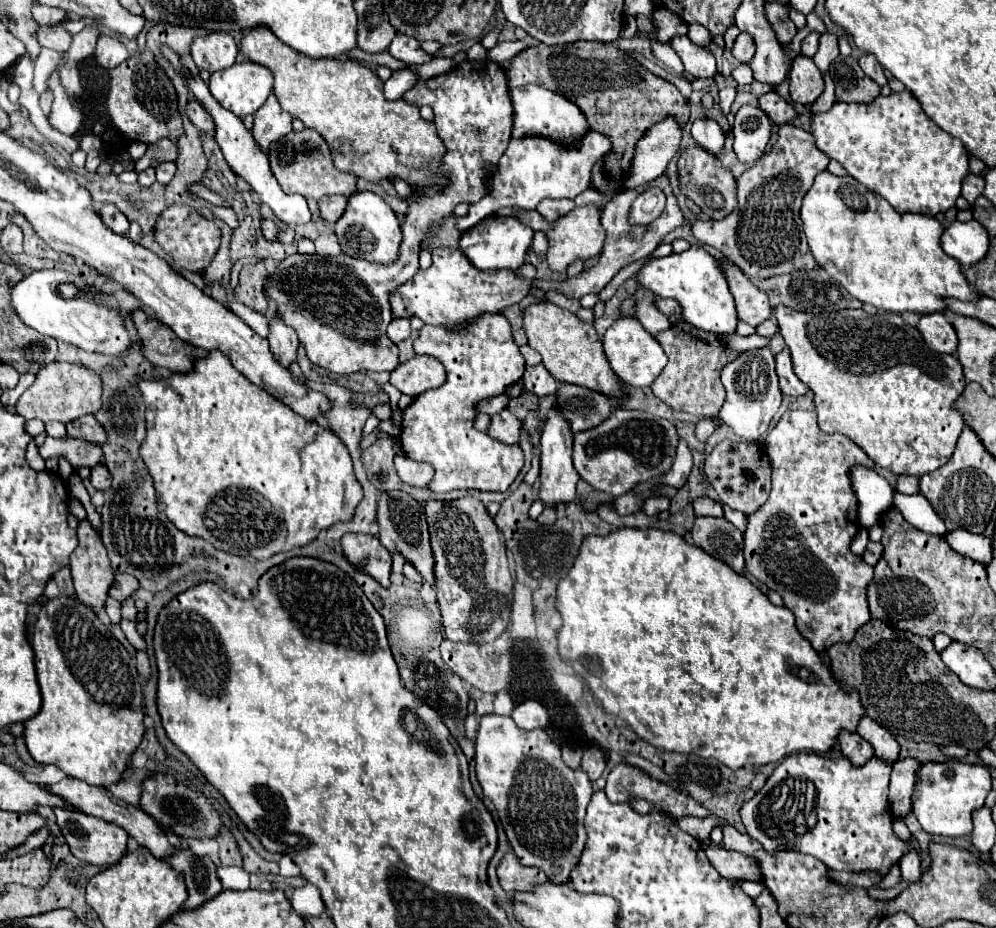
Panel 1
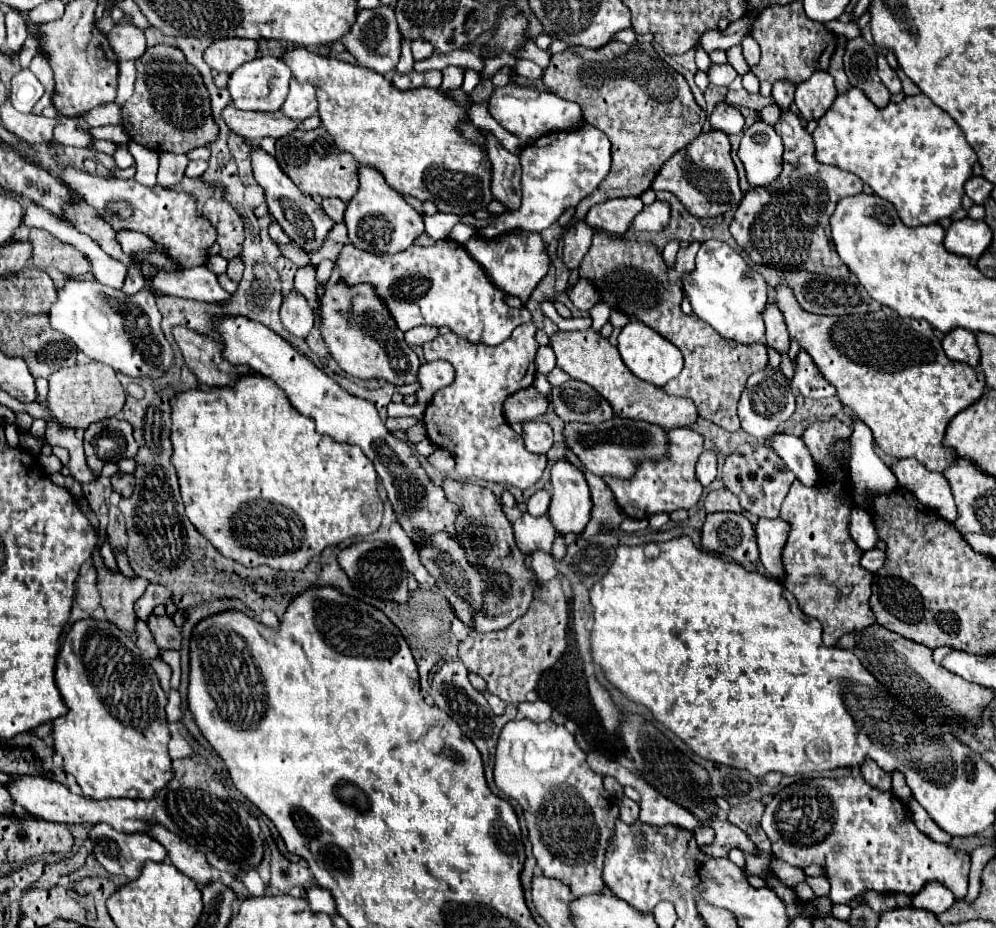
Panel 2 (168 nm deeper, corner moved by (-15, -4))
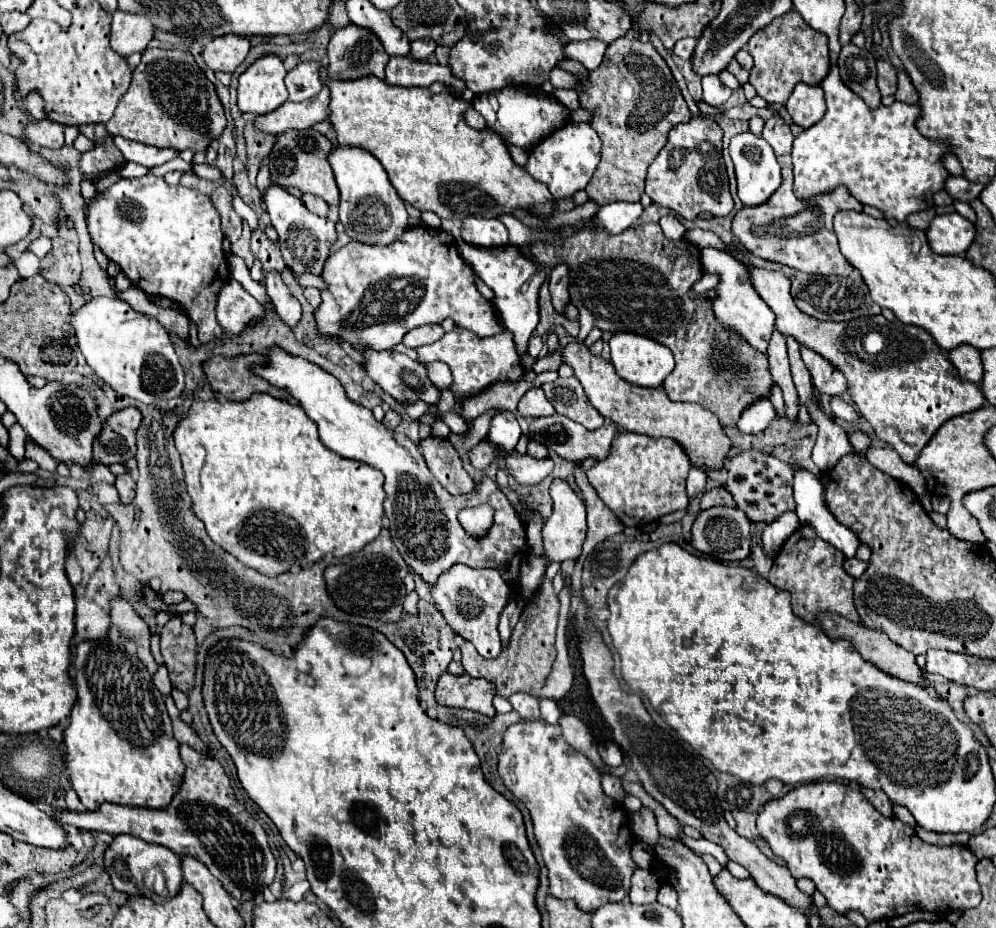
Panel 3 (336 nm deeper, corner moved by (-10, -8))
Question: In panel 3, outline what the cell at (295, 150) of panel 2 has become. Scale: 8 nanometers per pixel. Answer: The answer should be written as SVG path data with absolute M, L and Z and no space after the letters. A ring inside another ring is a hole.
M312 128L310 130L288 130L286 134L280 134L272 148L272 154L268 158L272 182L276 182L280 186L292 186L292 188L298 188L300 192L310 192L314 196L320 196L330 206L338 204L338 198L340 198L338 186L334 182L334 174L326 160L330 148L332 148L332 142Z

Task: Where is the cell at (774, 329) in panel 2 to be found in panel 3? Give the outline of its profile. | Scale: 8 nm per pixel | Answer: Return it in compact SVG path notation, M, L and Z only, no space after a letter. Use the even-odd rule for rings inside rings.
M780 332L772 334L770 346L768 346L768 360L770 360L772 378L784 394L786 418L790 422L796 422L798 420L798 408L800 408L800 396L798 396L796 386L794 386L792 376L790 376L790 364L788 364L788 354L786 354L786 338Z

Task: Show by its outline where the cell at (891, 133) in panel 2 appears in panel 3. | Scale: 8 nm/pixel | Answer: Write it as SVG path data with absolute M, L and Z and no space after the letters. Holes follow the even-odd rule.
M830 68L830 74L822 80L822 90L826 94L826 114L820 122L806 128L796 140L792 148L792 162L794 162L794 194L798 198L810 200L814 196L828 194L838 186L844 186L850 196L854 196L862 204L876 206L884 212L888 220L904 222L908 214L926 210L934 206L932 194L944 188L948 172L942 166L940 156L950 152L946 144L924 138L916 130L916 118L920 114L920 106L908 106L904 102L894 102L892 106L878 106L878 110L868 108L862 98L858 98L848 86L842 84L838 76L838 68Z

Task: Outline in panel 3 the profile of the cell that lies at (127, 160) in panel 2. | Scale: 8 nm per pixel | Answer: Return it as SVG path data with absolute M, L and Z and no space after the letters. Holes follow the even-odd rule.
M126 161L118 170L119 175L124 178L139 178L147 175L149 172L148 168L130 161Z

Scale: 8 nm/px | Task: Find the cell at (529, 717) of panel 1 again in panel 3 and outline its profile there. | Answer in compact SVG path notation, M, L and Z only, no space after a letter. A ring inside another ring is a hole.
M518 692L518 694L512 694L510 698L510 704L514 706L514 710L524 718L524 720L530 720L530 718L540 718L540 710L538 710L538 700L526 692Z

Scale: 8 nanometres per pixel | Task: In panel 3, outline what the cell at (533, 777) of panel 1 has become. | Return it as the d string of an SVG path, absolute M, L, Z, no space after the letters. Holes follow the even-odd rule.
M522 720L518 724L512 724L504 732L498 772L508 790L514 796L522 796L520 801L524 803L525 800L526 808L530 810L530 816L534 820L534 834L548 866L550 894L554 898L574 900L576 906L586 912L594 912L602 904L622 902L628 898L630 878L636 868L632 868L634 860L630 858L634 834L630 830L630 820L626 820L626 810L624 814L616 814L616 802L612 798L606 798L602 790L602 774L582 752L574 750L564 740L558 724L548 724L546 720Z

